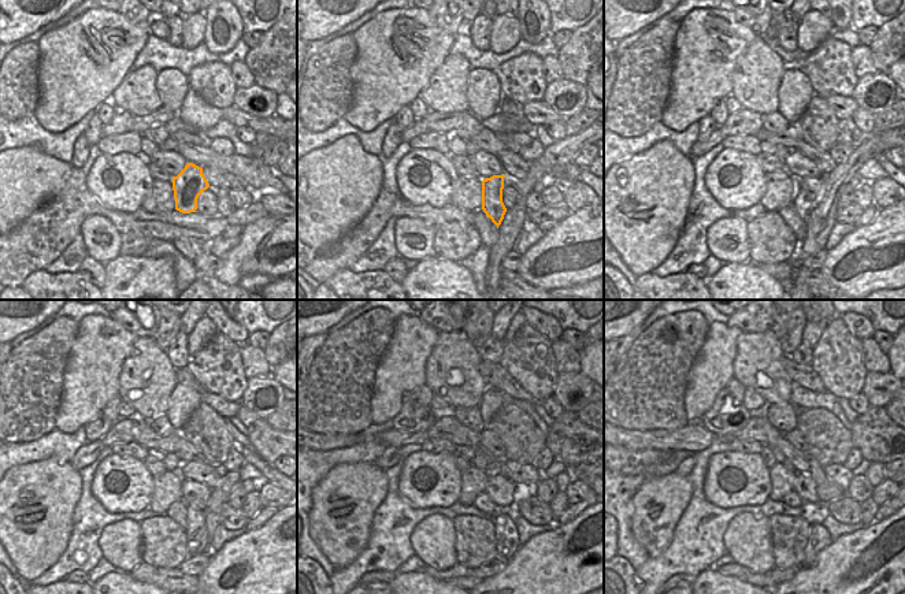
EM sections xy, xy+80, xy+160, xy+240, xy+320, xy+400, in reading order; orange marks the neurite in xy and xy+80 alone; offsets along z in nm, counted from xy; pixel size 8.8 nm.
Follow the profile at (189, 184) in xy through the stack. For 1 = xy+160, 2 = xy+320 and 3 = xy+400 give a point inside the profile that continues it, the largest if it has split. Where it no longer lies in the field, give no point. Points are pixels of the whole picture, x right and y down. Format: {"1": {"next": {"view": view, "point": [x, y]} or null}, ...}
{"1": {"next": {"view": "xy+160", "point": [804, 207]}}, "2": {"next": {"view": "xy+320", "point": [507, 535]}}, "3": {"next": {"view": "xy+400", "point": [819, 537]}}}

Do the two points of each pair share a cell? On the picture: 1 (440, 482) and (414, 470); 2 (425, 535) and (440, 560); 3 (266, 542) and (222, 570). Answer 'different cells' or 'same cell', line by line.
1: same cell
2: same cell
3: same cell

